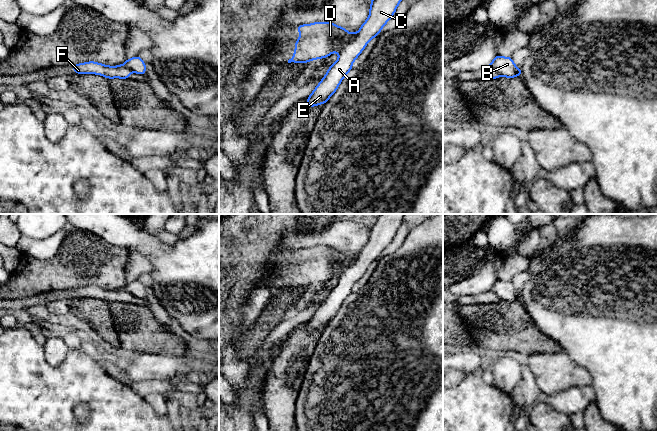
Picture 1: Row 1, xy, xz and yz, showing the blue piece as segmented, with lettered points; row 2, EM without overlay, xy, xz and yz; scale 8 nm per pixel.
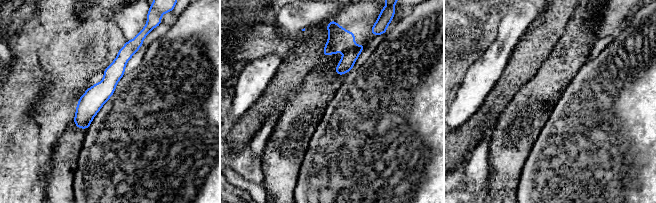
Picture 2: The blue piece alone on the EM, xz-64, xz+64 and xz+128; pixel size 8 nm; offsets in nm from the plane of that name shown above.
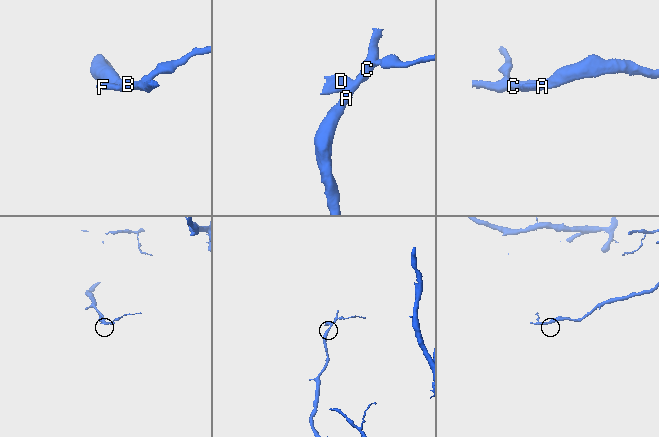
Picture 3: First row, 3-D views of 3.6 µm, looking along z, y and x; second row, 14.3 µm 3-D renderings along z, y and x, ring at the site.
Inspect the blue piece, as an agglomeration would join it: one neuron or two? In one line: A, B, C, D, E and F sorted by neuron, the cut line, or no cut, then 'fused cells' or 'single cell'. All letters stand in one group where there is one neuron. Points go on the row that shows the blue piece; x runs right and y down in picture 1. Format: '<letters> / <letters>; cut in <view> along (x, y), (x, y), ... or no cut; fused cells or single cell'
A B C E / D F; cut in xz along (356, 33), (338, 51); fused cells

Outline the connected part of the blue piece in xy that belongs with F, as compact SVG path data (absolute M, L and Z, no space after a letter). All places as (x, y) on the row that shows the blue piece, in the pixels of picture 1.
M85 62L81 64L72 65L76 74L91 73L102 75L108 79L122 78L129 79L129 75L132 72L124 64L119 66L107 66L98 62Z

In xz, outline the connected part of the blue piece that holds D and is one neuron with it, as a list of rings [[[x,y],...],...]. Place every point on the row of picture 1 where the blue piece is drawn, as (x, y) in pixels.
[[[315,22],[297,26],[300,38],[296,40],[295,52],[288,63],[304,63],[326,58],[339,52],[356,36],[331,22]]]

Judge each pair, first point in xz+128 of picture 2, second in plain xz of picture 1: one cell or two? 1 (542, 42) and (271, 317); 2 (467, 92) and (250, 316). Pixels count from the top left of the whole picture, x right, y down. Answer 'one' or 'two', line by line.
1: one
2: one

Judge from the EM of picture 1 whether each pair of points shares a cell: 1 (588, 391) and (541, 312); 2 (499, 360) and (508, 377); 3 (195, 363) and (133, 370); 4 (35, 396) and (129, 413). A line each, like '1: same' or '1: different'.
1: different
2: same
3: same
4: same

